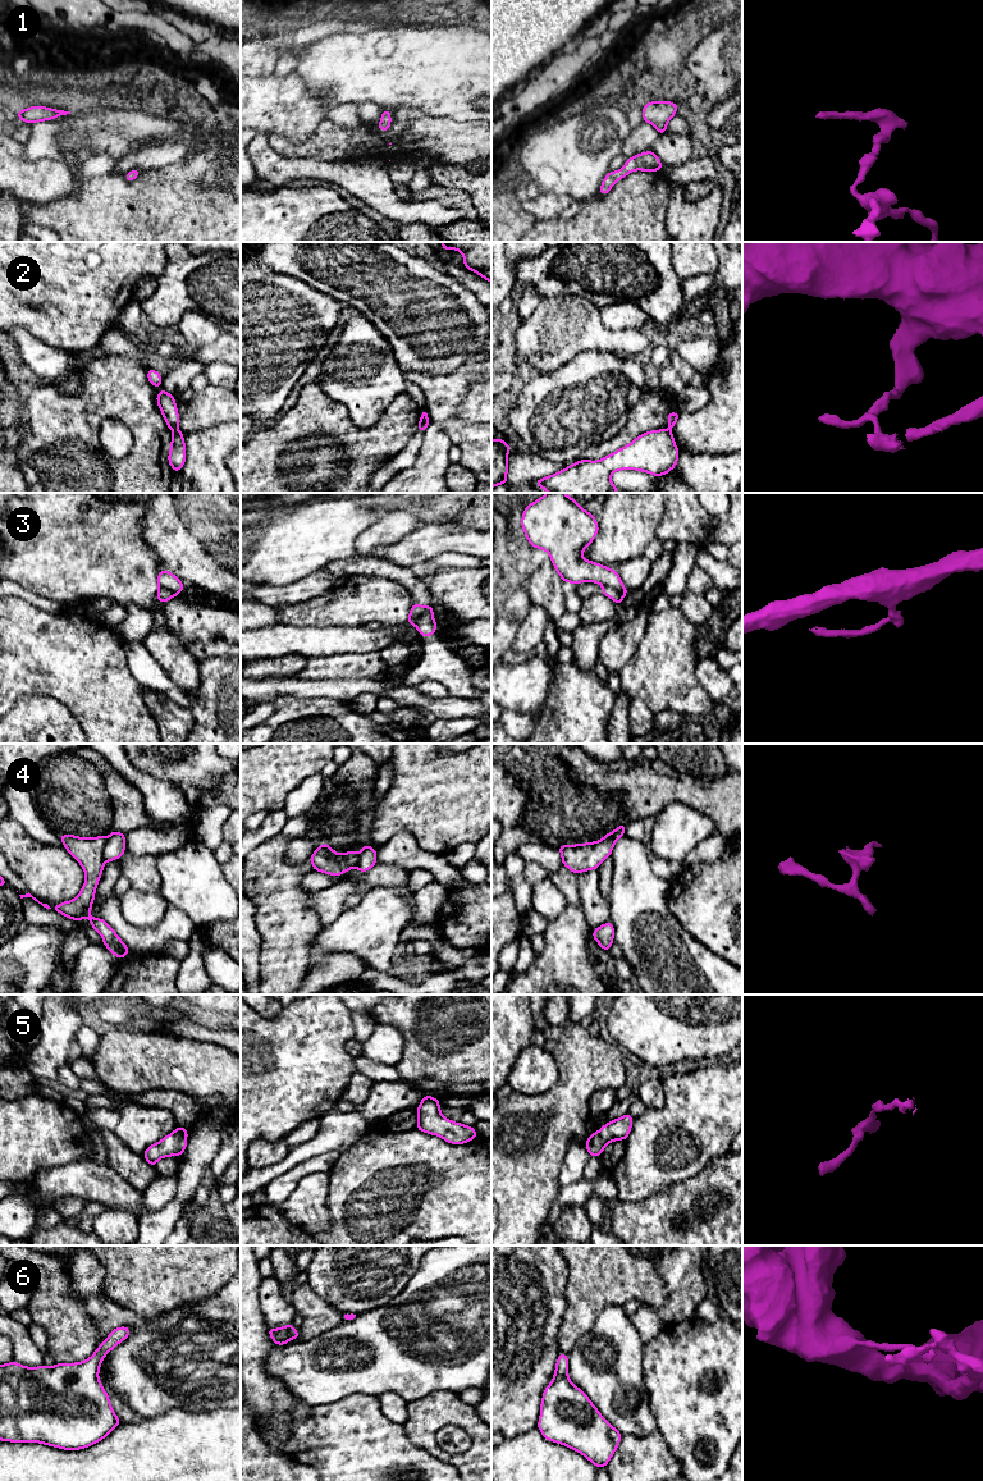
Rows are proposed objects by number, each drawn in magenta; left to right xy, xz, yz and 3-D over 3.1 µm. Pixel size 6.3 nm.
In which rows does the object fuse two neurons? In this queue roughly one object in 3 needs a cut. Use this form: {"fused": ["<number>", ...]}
{"fused": ["2", "3", "4"]}

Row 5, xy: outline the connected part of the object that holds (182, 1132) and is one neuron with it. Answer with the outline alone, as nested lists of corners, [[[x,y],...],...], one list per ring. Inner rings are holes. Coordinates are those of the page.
[[[178,1126],[173,1133],[146,1148],[142,1156],[152,1167],[155,1167],[156,1162],[163,1157],[180,1156],[187,1147],[187,1135],[188,1130]]]

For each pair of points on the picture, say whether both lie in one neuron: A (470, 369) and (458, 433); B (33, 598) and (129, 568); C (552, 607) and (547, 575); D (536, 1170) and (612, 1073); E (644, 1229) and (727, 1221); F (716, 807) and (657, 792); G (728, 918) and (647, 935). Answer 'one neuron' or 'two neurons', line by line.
A: one neuron
B: two neurons
C: one neuron
D: one neuron
E: one neuron
F: one neuron
G: two neurons

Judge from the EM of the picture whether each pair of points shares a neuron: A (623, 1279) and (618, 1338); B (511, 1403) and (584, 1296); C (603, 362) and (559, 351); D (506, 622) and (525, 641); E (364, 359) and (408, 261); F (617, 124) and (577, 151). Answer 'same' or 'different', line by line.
A: different
B: different
C: different
D: different
E: different
F: same

